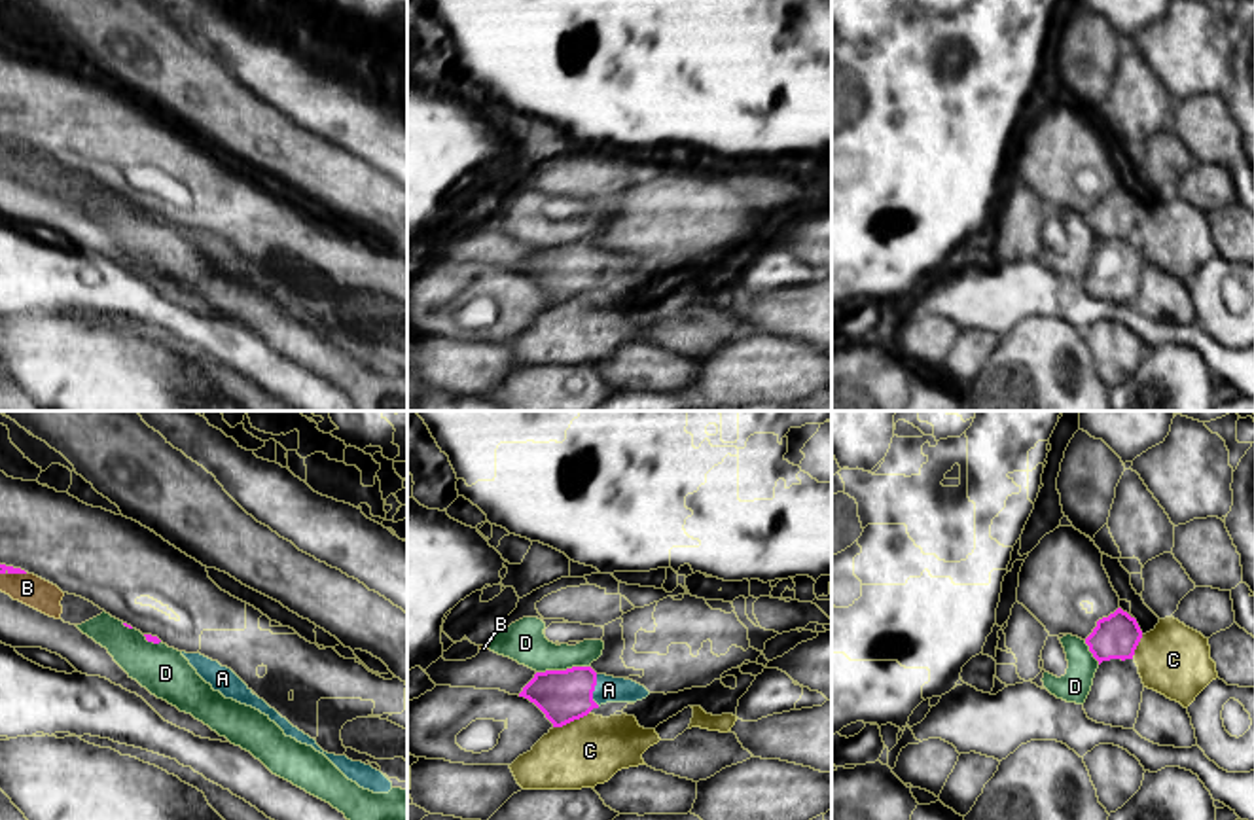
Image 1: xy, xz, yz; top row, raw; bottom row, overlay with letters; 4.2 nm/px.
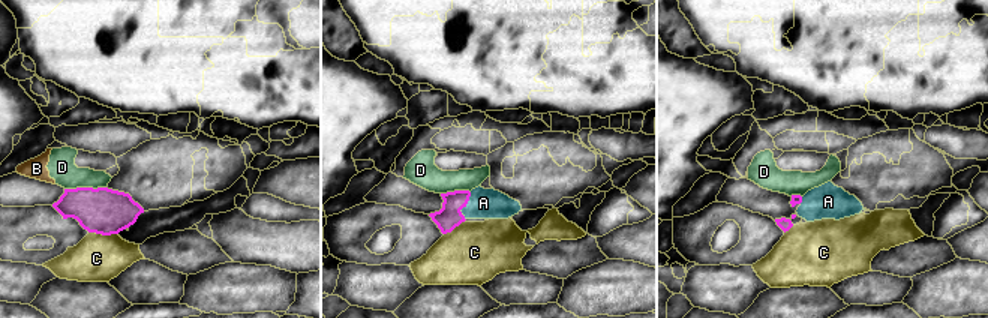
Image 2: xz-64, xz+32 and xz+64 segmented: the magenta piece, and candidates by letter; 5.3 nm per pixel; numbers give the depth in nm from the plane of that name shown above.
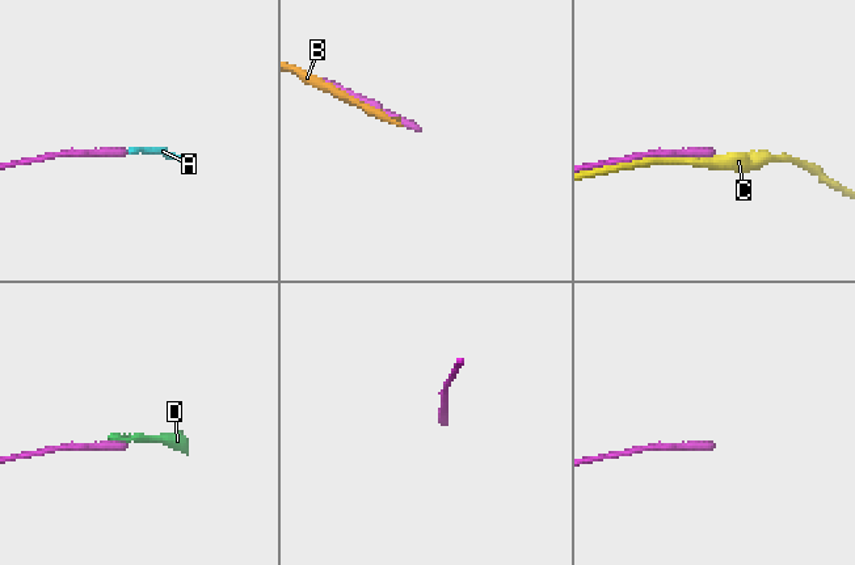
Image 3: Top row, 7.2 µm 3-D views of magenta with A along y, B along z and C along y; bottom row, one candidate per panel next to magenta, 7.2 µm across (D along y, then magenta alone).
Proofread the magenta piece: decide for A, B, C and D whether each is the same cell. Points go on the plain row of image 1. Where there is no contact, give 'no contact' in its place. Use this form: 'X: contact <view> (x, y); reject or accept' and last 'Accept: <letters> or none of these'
A: contact xz (593, 266); accept
B: contact xy (17, 148); reject
C: contact xz (571, 296); reject
D: contact xz (563, 247); reject
Accept: A

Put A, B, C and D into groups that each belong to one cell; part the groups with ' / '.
A / B D / C

